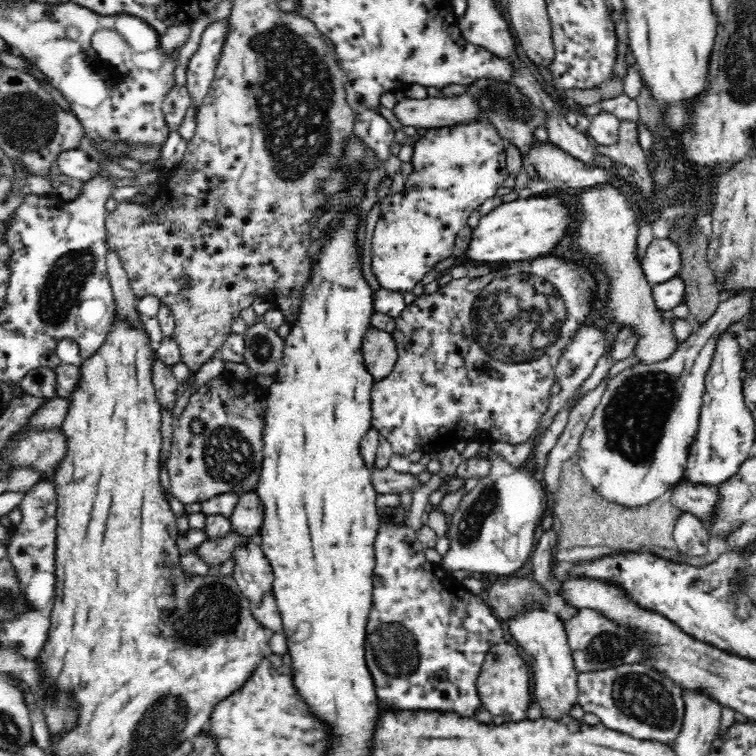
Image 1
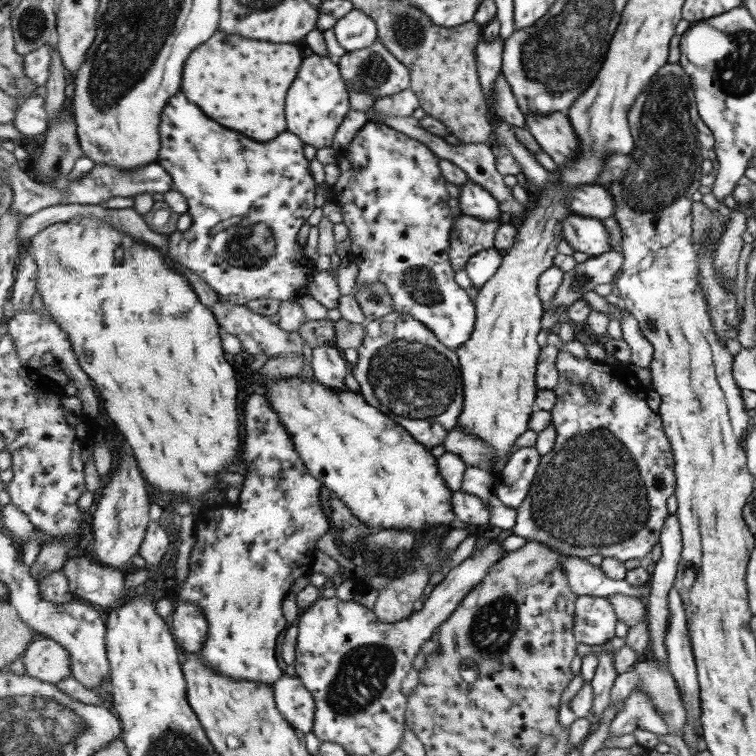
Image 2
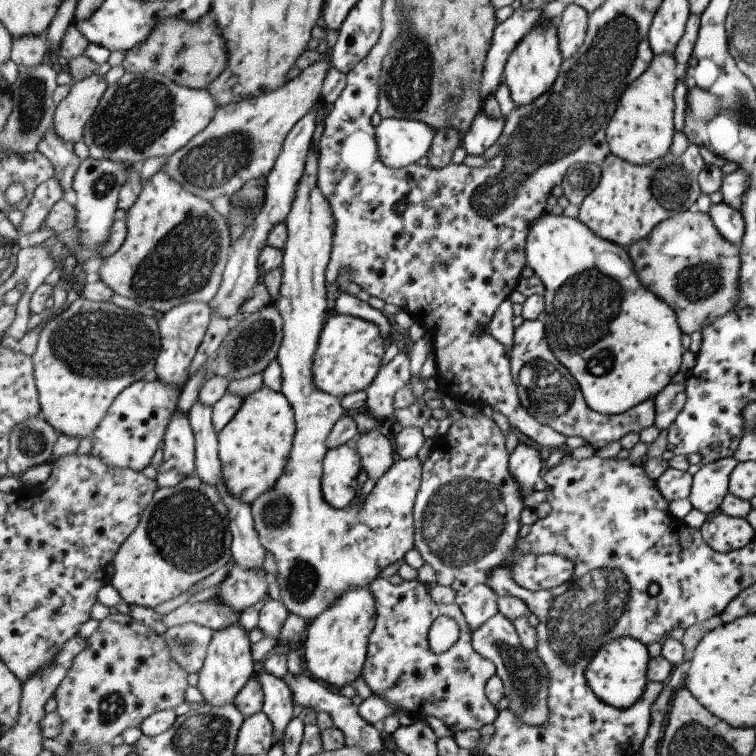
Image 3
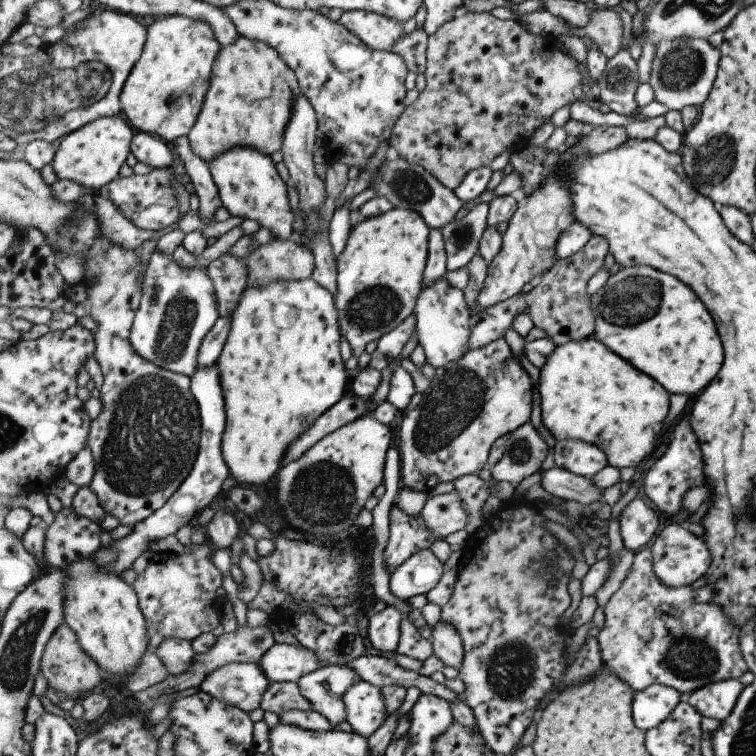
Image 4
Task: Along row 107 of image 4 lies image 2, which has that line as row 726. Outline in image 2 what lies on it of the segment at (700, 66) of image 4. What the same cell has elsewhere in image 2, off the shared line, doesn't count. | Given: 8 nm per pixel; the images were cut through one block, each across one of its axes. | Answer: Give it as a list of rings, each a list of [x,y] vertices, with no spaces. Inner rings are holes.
[[[651,658],[641,659],[632,671],[621,674],[616,678],[613,692],[611,692],[611,706],[609,706],[609,709],[613,708],[617,701],[625,701],[638,691],[648,696],[648,700],[651,702],[654,710],[662,717],[666,726],[669,727],[669,733],[683,737],[683,730],[687,726],[688,711],[683,701],[684,696],[672,672],[669,669],[665,669],[665,667],[659,667],[657,663],[653,663]]]

